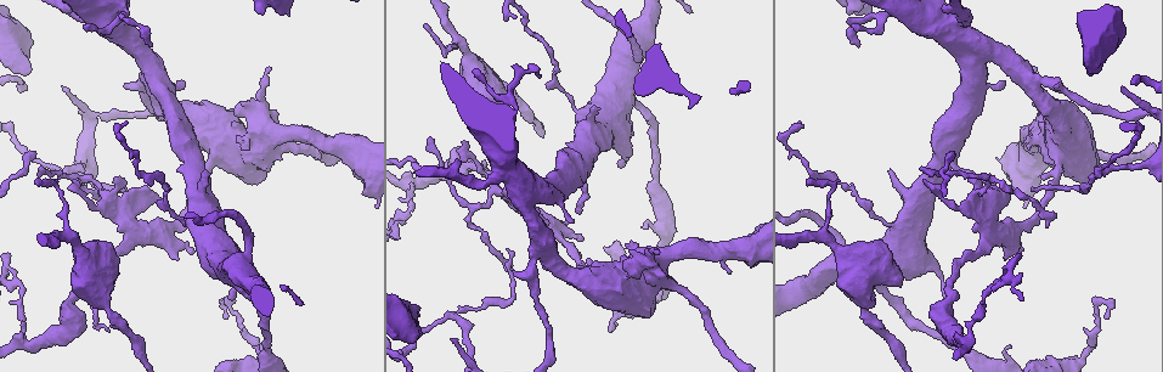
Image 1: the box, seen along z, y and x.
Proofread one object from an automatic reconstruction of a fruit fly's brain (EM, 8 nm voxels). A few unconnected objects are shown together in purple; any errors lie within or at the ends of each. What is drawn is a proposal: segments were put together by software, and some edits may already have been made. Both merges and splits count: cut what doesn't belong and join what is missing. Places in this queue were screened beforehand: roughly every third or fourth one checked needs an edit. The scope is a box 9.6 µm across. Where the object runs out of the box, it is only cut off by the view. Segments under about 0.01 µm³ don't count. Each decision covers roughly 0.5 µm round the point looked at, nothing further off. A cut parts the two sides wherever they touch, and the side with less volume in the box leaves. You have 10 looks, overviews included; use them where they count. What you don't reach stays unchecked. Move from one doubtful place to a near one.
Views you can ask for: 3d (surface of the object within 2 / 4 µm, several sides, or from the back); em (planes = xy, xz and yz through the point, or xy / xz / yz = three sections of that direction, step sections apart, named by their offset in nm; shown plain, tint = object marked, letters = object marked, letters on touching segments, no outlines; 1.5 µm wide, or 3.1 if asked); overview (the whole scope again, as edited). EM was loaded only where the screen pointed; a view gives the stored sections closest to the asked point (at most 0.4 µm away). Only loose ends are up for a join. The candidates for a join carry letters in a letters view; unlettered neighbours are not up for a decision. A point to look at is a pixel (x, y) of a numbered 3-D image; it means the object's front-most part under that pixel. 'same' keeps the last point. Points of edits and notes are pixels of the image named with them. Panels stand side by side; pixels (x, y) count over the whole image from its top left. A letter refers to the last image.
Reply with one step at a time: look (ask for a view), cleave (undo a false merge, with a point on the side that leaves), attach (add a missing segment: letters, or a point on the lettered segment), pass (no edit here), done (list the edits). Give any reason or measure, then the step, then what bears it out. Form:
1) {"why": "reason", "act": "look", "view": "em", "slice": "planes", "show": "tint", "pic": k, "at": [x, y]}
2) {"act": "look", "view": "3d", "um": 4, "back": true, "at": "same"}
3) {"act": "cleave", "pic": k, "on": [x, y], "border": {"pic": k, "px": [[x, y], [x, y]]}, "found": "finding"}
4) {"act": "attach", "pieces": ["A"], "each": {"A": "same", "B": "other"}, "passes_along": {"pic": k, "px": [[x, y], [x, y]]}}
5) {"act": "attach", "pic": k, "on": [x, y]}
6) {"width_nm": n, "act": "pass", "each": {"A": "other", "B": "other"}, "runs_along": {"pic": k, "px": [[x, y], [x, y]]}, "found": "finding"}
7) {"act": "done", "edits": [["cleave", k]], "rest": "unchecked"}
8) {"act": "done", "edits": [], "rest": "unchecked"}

{"why": "branch stops here", "act": "look", "view": "3d", "um": 4, "back": true, "pic": 1, "at": [121, 190]}

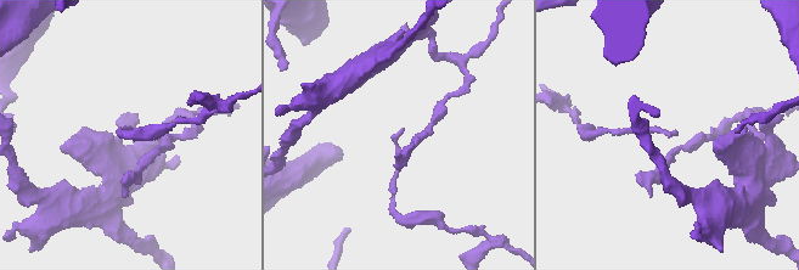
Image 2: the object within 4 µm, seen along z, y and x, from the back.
{"why": "now the EM", "act": "look", "view": "em", "slice": "planes", "show": "letters", "pic": 2, "at": [675, 134]}

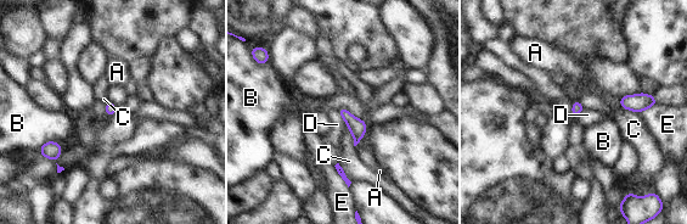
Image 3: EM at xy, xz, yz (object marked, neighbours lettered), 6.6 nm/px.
{"width_nm": 70, "longest_contact_nm": ["E", 180], "act": "pass", "each": {"A": "other", "B": "other", "C": "other", "D": "other", "E": "other"}, "found": "none of them fits"}

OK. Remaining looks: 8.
{"why": "abrupt turn", "act": "look", "view": "em", "slice": "planes", "show": "letters", "pic": 1, "at": [21, 287]}

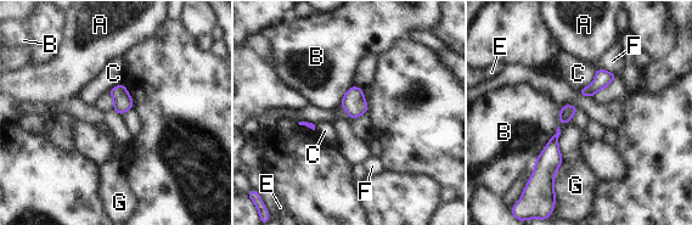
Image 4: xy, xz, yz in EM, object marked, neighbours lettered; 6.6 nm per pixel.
{"act": "pass", "each": {"A": "other", "B": "other", "C": "other", "E": "other", "F": "other", "G": "other"}, "border": {"pic": 4, "px": [[597, 68], [594, 79], [578, 90]]}, "found": "continuous, no second neuron"}

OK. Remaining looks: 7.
{"why": "branch stops here", "act": "look", "view": "em", "slice": "planes", "show": "tint", "pic": 1, "at": [24, 74]}

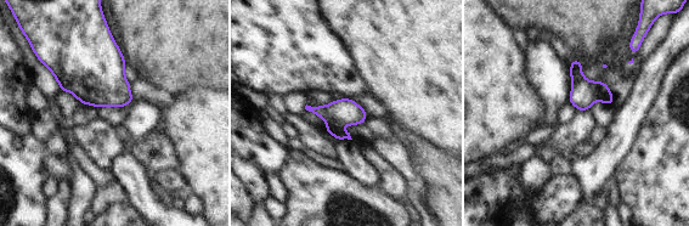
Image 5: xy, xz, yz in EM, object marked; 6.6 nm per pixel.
{"act": "look", "view": "em", "slice": "planes", "show": "letters", "at": "same"}

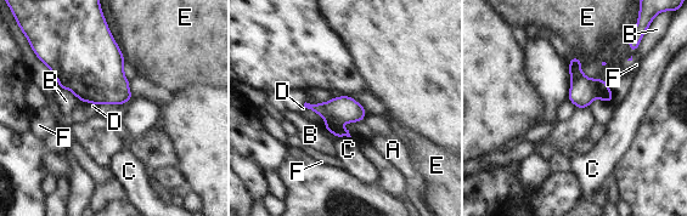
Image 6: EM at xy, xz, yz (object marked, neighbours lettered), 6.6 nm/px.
{"act": "pass", "each": {"A": "other", "B": "other", "C": "other", "D": "other", "E": "other", "F": "other"}, "found": "no lettered segment goes on from it"}

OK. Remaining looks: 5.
{"why": "an open end", "act": "look", "view": "em", "slice": "planes", "show": "tint", "pic": 1, "at": [204, 169]}

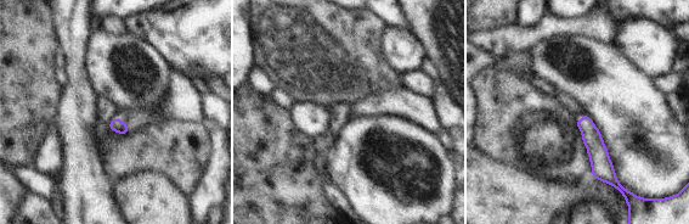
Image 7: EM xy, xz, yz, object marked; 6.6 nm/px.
{"act": "look", "view": "em", "slice": "planes", "show": "letters", "at": "same"}

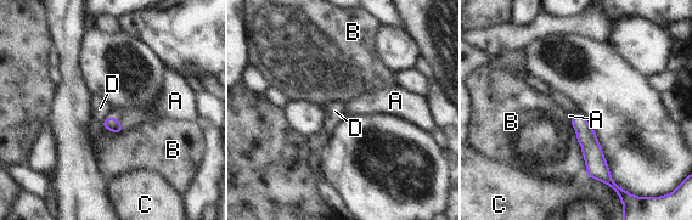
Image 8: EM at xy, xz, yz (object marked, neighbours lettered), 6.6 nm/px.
{"act": "attach", "pieces": ["A"], "each": {"A": "same", "B": "other", "C": "other", "D": "other"}, "passes_along": {"pic": 8, "px": [[113, 124], [117, 119], [130, 117]]}, "found": "it goes on there"}

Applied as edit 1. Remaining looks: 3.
{"act": "done", "edits": [["attach", 8]], "rest": "unchecked"}

